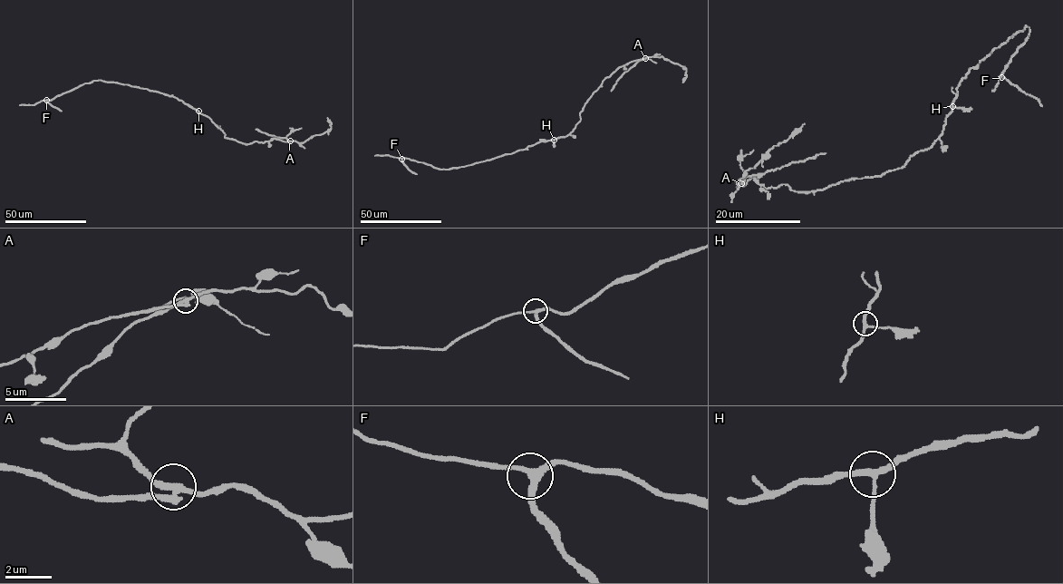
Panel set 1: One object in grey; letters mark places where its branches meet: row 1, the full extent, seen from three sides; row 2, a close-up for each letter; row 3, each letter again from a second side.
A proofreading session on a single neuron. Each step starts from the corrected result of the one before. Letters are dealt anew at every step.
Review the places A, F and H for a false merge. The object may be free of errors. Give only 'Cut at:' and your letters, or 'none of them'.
Cut at: A

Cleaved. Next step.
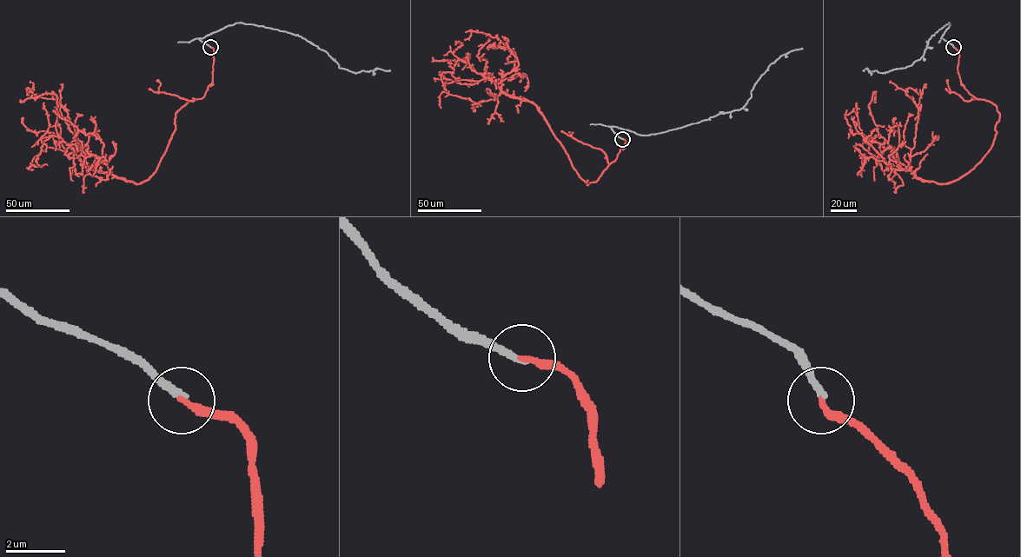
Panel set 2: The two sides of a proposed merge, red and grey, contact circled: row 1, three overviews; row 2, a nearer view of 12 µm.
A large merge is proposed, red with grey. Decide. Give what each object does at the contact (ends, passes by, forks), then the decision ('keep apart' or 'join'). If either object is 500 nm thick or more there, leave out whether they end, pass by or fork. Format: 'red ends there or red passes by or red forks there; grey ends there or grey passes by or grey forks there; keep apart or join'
red ends there; grey ends there; join

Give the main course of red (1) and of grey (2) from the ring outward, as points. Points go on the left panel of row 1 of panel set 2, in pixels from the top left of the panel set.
1: (210, 47), (212, 82), (175, 113), (156, 170), (140, 183), (82, 163), (56, 132), (55, 94), (20, 99)
2: (210, 47), (200, 37), (242, 23), (301, 36), (325, 50), (339, 67), (352, 72), (377, 69), (389, 69)

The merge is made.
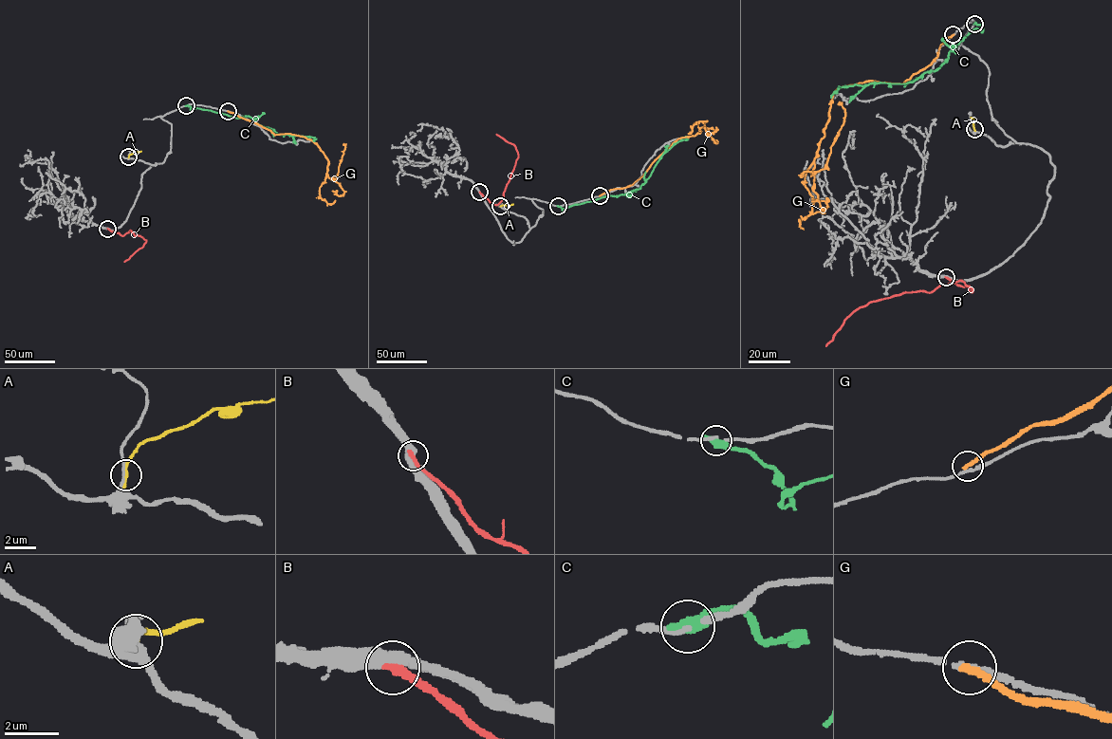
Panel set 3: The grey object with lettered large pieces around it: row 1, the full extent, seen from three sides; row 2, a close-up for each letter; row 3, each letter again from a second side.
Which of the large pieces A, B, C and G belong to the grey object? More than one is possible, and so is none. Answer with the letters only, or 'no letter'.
B

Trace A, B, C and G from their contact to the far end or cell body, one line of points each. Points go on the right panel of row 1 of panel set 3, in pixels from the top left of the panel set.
A: (974, 128), (971, 117)
B: (945, 277), (972, 292), (960, 281), (930, 292), (904, 292), (871, 302), (855, 309), (825, 345)
C: (974, 24), (983, 30), (974, 28), (954, 49), (952, 45), (939, 67), (910, 83), (838, 87), (831, 98)
G: (954, 34), (931, 64), (902, 83), (866, 81), (835, 92), (811, 175), (824, 168), (843, 121), (838, 103)

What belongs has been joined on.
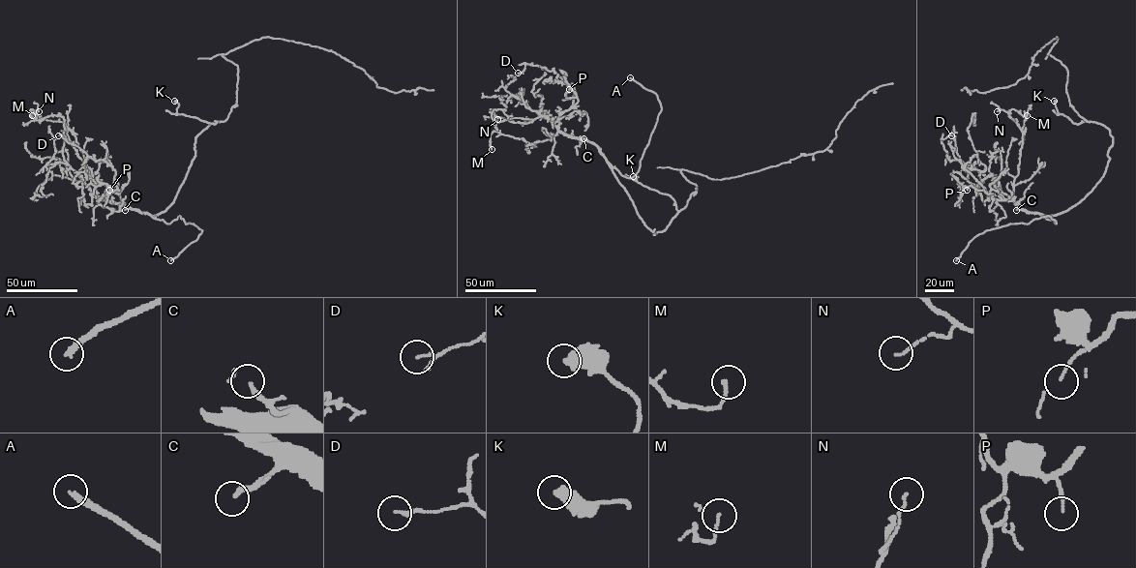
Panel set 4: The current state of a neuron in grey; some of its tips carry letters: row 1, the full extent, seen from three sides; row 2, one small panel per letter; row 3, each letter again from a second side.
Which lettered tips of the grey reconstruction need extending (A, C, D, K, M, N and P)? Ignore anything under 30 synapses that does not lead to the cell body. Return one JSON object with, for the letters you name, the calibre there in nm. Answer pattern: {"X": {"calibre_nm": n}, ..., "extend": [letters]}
{"A": {"calibre_nm": 300}, "C": {"calibre_nm": 200}, "extend": ["A", "C"]}

